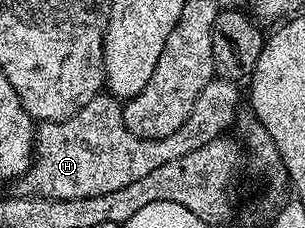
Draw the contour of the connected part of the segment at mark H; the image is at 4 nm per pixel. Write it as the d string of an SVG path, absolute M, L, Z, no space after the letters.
M214 79L206 83L186 123L182 123L182 127L178 127L174 135L153 141L135 137L129 131L124 122L124 106L117 98L101 95L90 99L90 103L82 107L82 111L65 121L45 121L37 128L32 165L19 178L19 192L50 199L86 199L90 195L107 195L110 191L118 191L118 187L127 187L129 183L134 183L134 179L142 179L145 175L150 175L150 171L162 167L162 163L170 163L170 159L182 159L182 155L190 155L190 151L198 151L198 147L210 143L215 137L227 134L228 128L234 125L238 117L236 108L240 105L240 88L234 81Z

